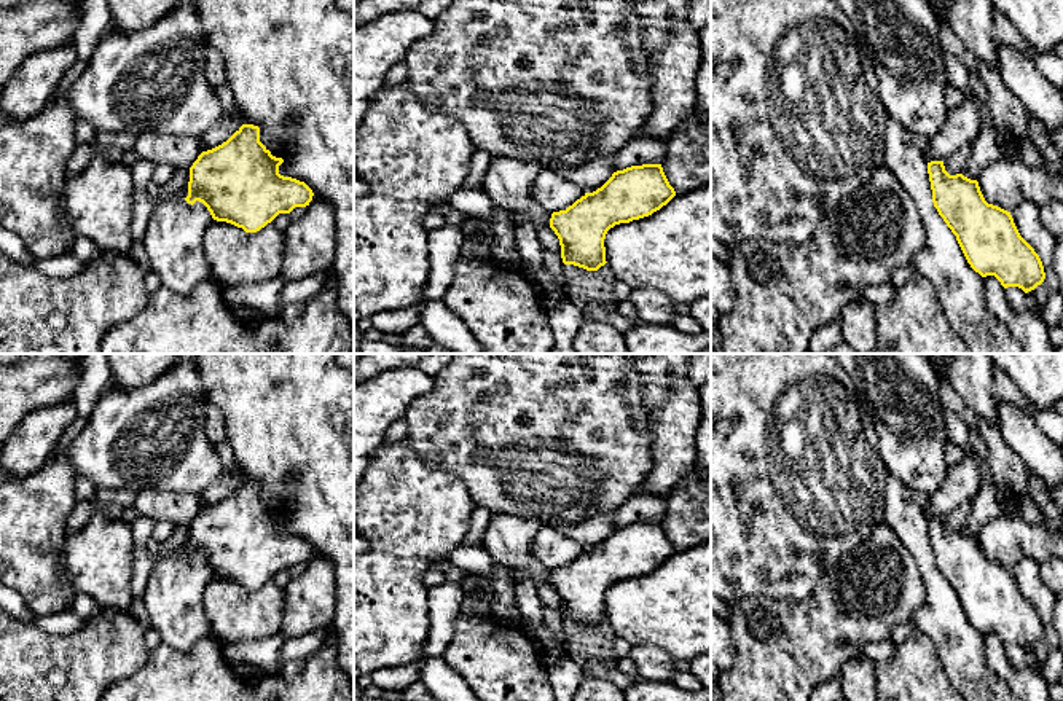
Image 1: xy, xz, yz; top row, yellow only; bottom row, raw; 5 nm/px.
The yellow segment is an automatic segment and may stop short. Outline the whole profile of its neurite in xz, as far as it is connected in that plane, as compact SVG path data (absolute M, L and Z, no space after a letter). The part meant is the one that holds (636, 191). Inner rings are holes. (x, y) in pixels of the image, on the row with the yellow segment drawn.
M661 164L614 172L601 188L551 213L550 228L559 239L563 263L598 271L607 263L604 239L610 228L649 217L674 196Z

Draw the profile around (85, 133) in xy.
M80 119L75 131L78 145L96 142L97 131L91 126L89 121Z

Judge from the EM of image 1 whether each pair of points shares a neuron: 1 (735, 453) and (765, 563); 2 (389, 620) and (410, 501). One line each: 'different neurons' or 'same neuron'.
1: same neuron
2: same neuron

